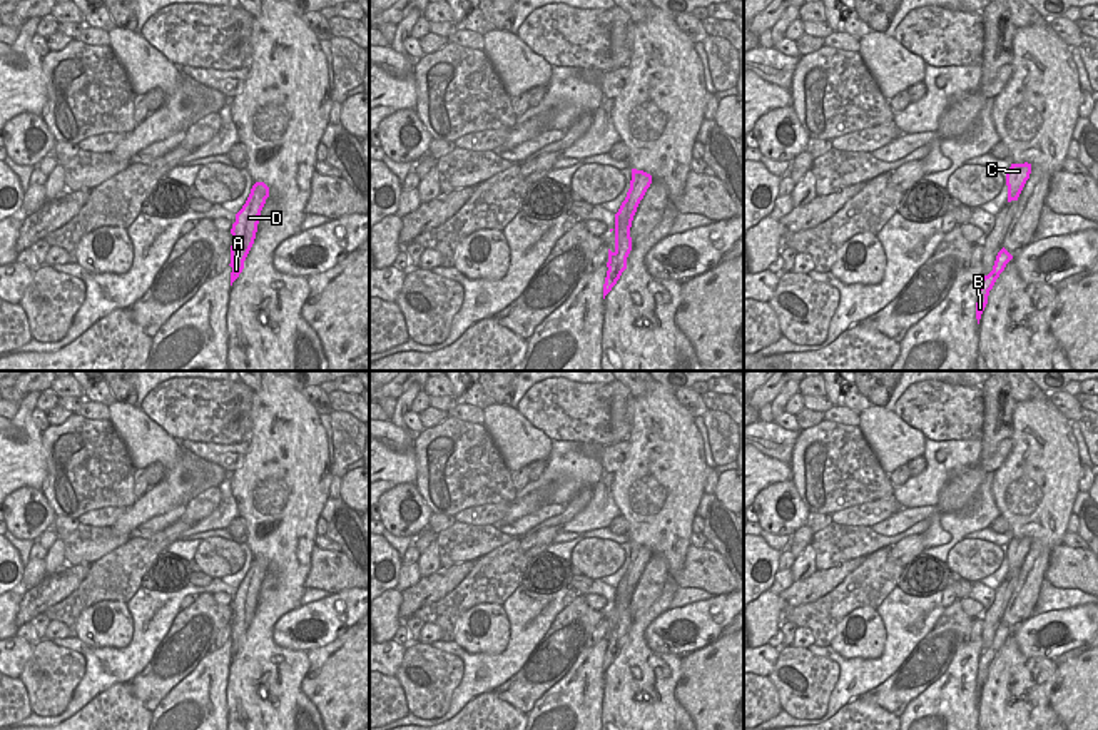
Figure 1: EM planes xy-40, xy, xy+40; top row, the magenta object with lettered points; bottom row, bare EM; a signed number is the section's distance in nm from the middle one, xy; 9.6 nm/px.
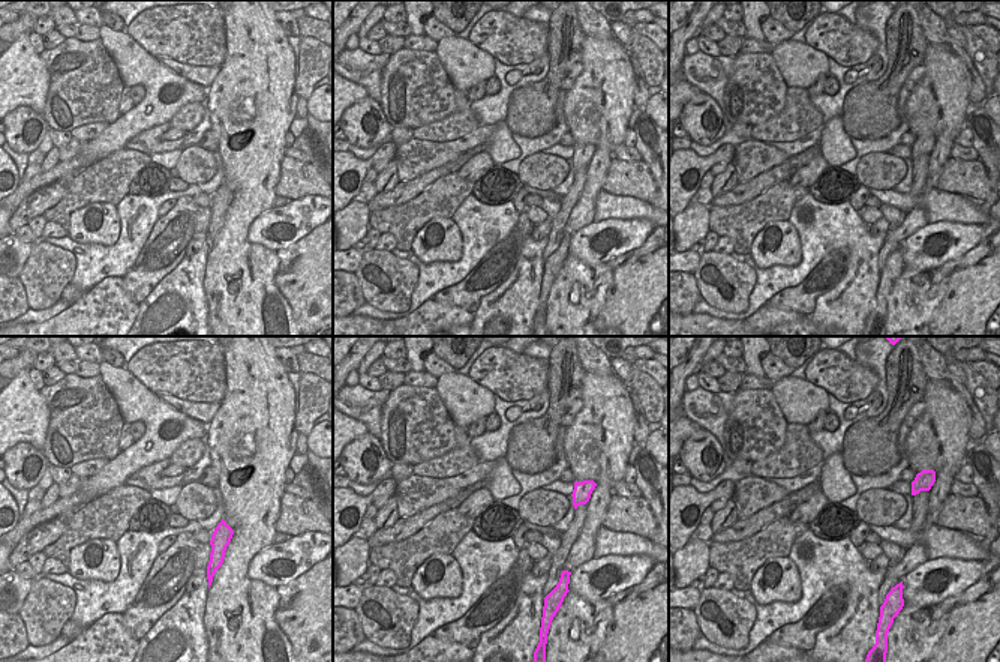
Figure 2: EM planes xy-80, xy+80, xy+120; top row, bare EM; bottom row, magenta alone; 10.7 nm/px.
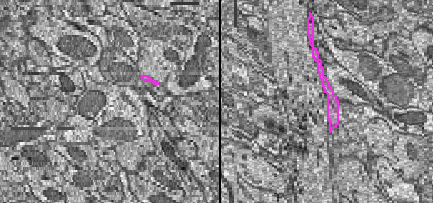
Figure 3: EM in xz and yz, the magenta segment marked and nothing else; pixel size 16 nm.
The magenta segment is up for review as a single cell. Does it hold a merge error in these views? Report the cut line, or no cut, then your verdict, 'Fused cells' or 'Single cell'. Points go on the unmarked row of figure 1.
No split. Single cell.

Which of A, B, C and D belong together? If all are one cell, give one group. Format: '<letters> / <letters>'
A B C D

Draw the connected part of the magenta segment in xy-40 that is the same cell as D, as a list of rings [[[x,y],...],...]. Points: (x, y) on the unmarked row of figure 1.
[[[256,556],[251,563],[251,568],[236,588],[236,596],[232,598],[232,620],[231,620],[231,660],[239,651],[244,643],[244,635],[254,618],[259,590],[269,571],[269,561],[264,556]]]

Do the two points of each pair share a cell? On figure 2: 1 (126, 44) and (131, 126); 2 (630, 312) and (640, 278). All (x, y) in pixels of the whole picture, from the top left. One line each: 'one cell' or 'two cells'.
1: one cell
2: one cell

